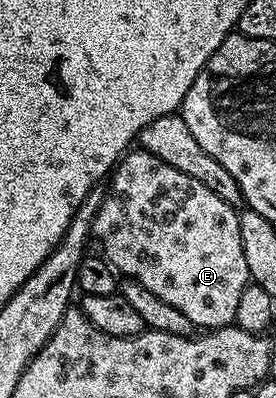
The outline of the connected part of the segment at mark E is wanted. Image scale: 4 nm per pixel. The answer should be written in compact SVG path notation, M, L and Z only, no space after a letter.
M136 148L121 157L110 175L104 199L94 216L92 238L117 275L132 278L142 284L142 288L154 292L154 296L166 300L170 308L178 308L193 327L215 332L221 326L235 323L238 300L250 285L239 223L237 207L214 196L206 184L198 184L194 176L186 176L186 172L170 168L170 164L158 160L158 156L150 156L150 152Z

